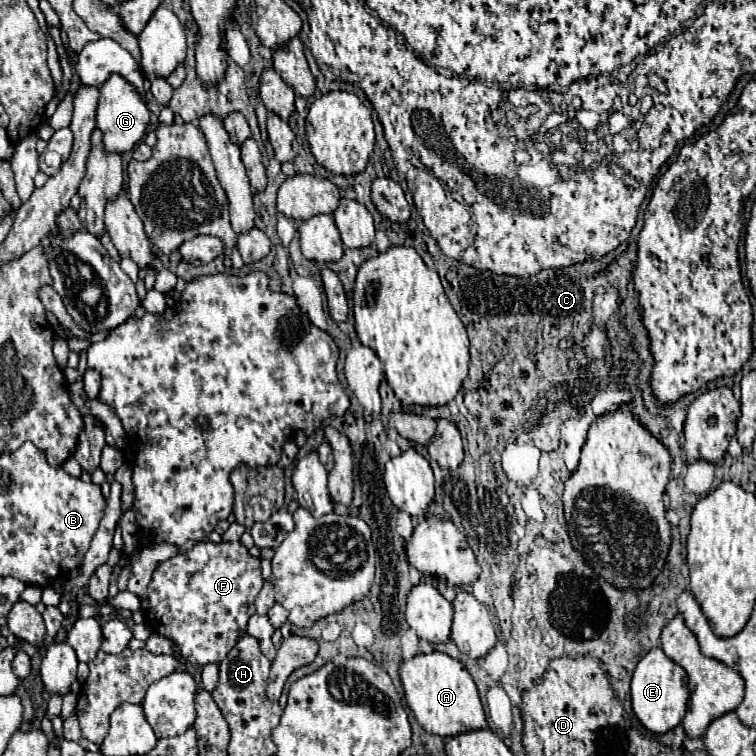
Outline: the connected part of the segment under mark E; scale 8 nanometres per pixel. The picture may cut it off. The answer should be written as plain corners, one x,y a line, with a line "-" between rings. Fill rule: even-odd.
650,649
646,657
640,659
632,675
632,711
638,717
638,721
654,735
668,733
670,729
682,723
688,697
690,689
684,669
676,665
672,659
668,659
662,649

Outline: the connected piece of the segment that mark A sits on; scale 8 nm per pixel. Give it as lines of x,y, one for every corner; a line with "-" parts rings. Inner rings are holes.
438,651
416,655
400,665
400,679
406,691
406,703
426,733
448,739
466,731
488,729
476,683
464,665
450,655

